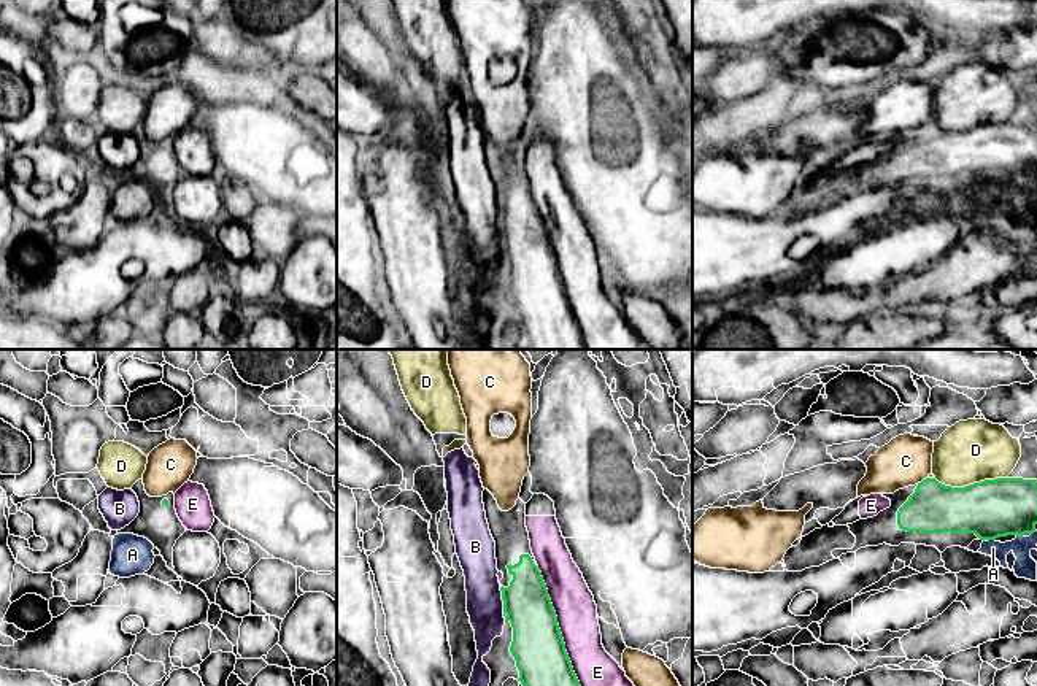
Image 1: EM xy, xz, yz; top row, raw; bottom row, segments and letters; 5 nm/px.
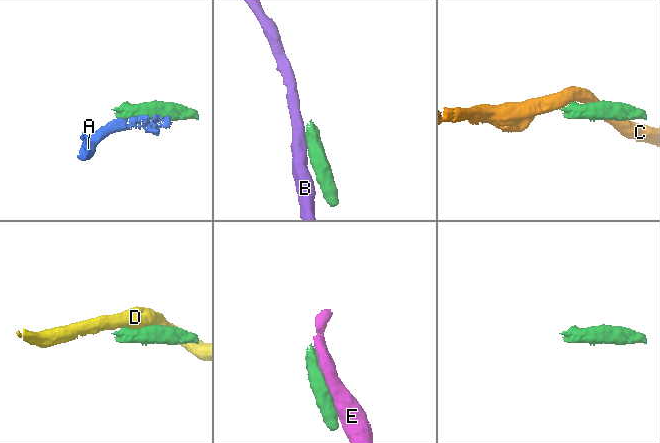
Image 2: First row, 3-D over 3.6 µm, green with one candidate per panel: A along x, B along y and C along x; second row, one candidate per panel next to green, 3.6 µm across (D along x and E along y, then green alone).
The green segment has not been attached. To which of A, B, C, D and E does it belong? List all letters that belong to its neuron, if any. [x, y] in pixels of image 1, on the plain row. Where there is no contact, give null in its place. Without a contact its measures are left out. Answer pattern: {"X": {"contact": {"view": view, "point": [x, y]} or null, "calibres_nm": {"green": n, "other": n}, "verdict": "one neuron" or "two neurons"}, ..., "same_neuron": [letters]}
{"A": {"contact": {"view": "yz", "point": [1020, 178]}, "calibres_nm": {"green": 300, "other": 110}, "verdict": "two neurons"}, "B": {"contact": {"view": "xz", "point": [502, 243]}, "calibres_nm": {"green": 240, "other": 190}, "verdict": "two neurons"}, "C": {"contact": {"view": "yz", "point": [923, 124]}, "calibres_nm": {"green": 260, "other": 260}, "verdict": "two neurons"}, "D": {"contact": {"view": "yz", "point": [969, 129]}, "calibres_nm": {"green": 300, "other": 320}, "verdict": "two neurons"}, "E": {"contact": {"view": "xz", "point": [561, 280]}, "calibres_nm": {"green": 280, "other": 200}, "verdict": "two neurons"}, "same_neuron": []}

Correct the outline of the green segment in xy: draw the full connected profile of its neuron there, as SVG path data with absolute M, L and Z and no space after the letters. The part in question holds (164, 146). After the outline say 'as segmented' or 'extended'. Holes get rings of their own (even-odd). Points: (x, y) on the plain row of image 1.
M138 124L132 135L140 146L138 160L118 178L133 178L148 183L173 214L173 191L186 176L175 154L175 138L168 137L162 141L149 141L145 135L143 124Z; extended

